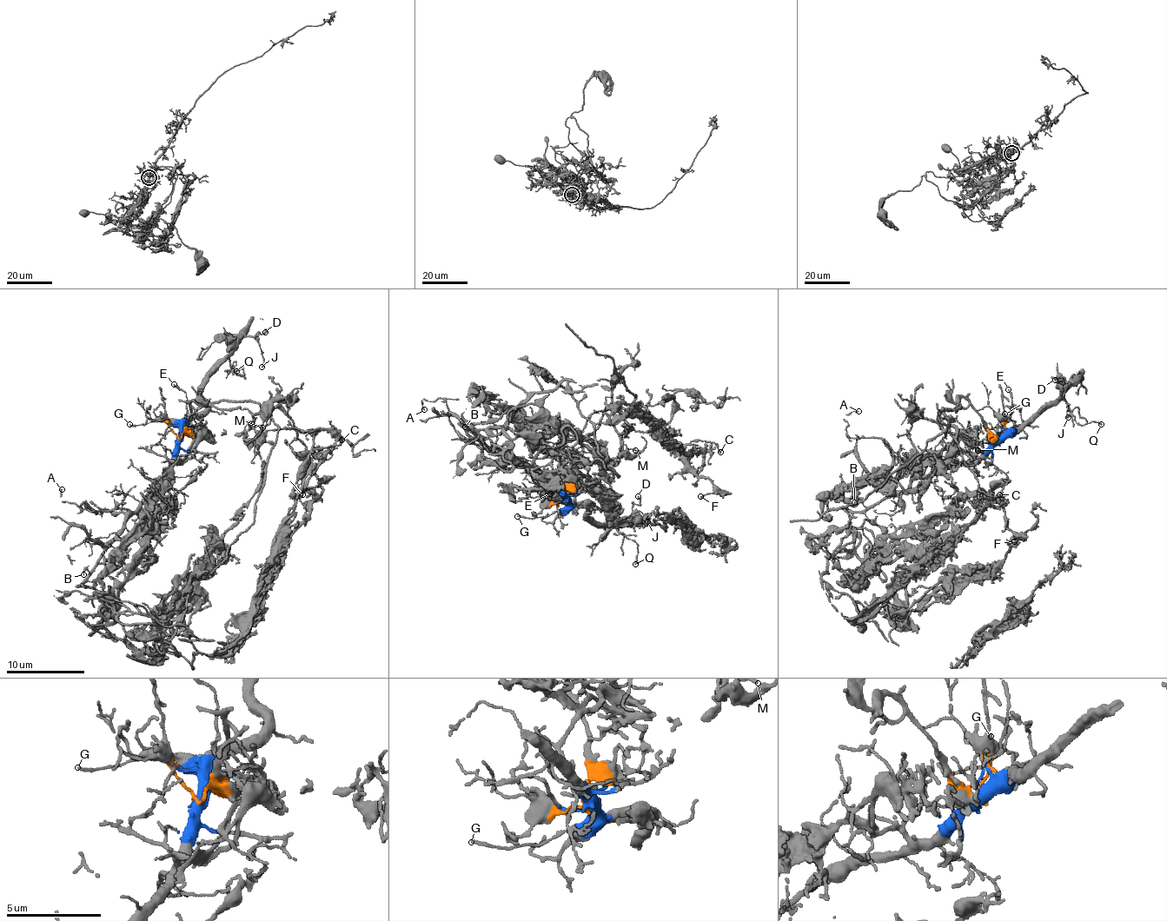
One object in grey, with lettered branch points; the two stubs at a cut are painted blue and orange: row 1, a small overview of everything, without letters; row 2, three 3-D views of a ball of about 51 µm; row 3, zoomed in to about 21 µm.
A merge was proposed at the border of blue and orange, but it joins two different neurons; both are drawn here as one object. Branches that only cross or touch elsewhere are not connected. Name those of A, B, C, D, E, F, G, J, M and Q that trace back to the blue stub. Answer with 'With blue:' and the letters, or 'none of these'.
With blue: A, B, D, E, G, J, Q

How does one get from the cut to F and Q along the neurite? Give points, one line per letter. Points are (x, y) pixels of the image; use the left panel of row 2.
F: (177, 437), (193, 407), (242, 401), (269, 415), (275, 407), (320, 480), (302, 495)
Q: (177, 437), (206, 407), (201, 393), (213, 372), (228, 359), (242, 376), (242, 367), (237, 371)

